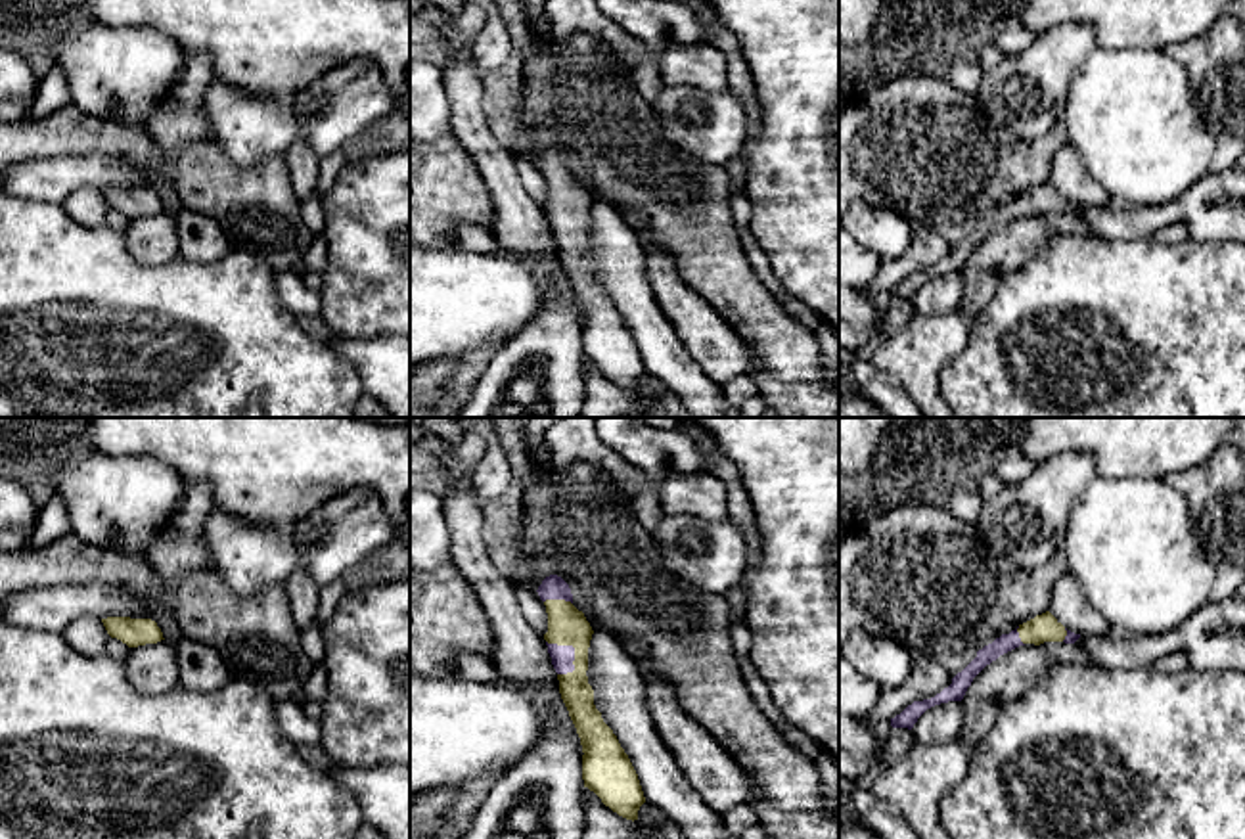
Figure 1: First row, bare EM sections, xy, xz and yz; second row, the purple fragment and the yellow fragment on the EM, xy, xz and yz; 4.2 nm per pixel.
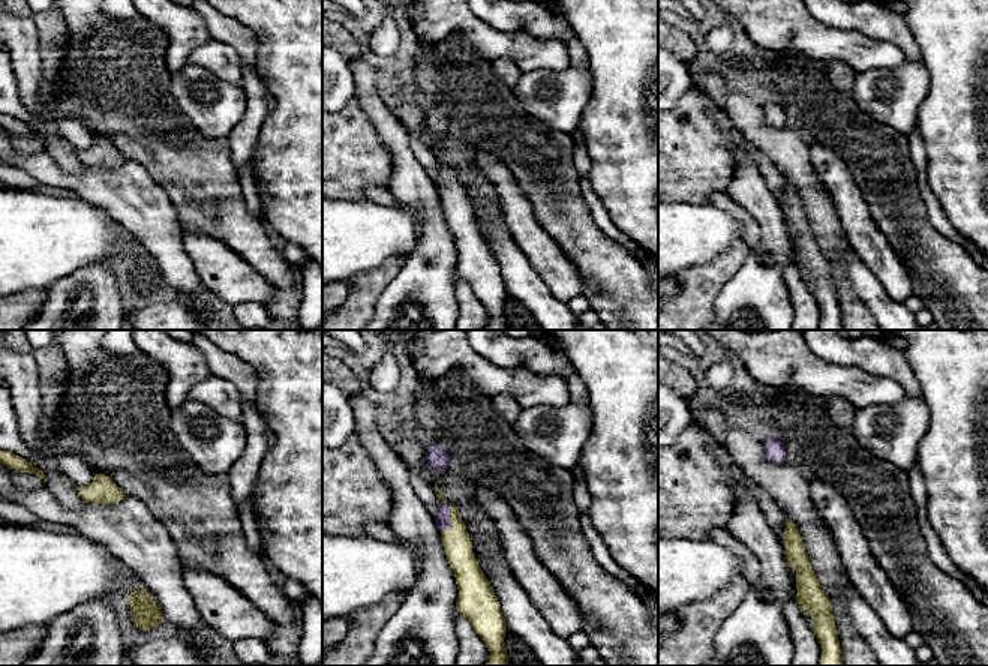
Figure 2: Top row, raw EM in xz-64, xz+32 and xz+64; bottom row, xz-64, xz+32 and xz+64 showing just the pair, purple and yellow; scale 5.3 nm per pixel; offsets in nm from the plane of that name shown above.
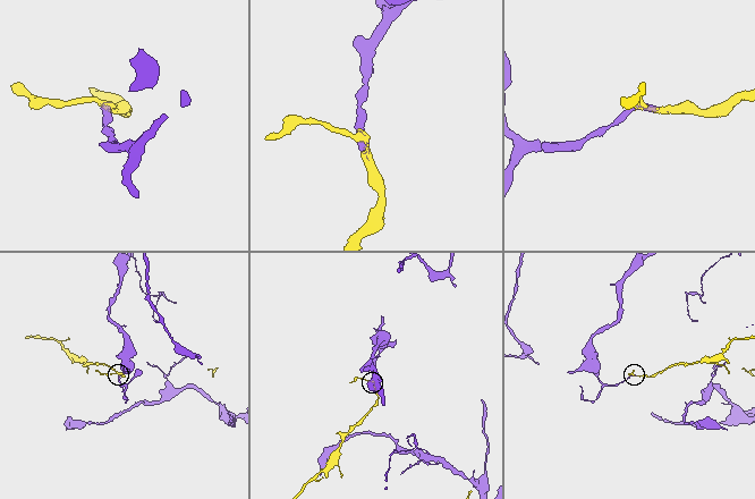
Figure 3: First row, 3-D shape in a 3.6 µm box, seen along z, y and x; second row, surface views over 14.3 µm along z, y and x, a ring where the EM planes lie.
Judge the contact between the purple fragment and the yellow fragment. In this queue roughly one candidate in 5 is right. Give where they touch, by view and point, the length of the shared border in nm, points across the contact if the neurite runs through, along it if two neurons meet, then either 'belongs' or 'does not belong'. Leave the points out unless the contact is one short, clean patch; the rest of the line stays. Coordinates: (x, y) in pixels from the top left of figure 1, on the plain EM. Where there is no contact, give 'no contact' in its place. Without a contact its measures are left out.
xz (573, 219) | 180 nm | does not belong

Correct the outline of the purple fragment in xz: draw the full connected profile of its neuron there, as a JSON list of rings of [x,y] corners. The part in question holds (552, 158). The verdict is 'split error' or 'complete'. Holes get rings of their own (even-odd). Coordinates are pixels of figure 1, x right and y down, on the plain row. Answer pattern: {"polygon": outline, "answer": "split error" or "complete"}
{"polygon": [[[557,146],[546,147],[536,163],[538,163],[542,172],[546,172],[546,170],[565,170],[565,172],[573,174],[573,165],[571,165],[569,155]]], "answer": "complete"}

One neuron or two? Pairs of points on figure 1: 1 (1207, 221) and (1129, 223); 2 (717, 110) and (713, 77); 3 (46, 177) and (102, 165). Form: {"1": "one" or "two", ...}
{"1": "one", "2": "two", "3": "one"}

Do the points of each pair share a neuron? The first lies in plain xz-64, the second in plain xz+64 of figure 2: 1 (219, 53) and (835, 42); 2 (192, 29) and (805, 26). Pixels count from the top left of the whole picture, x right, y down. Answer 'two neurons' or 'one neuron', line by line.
1: one neuron
2: two neurons

